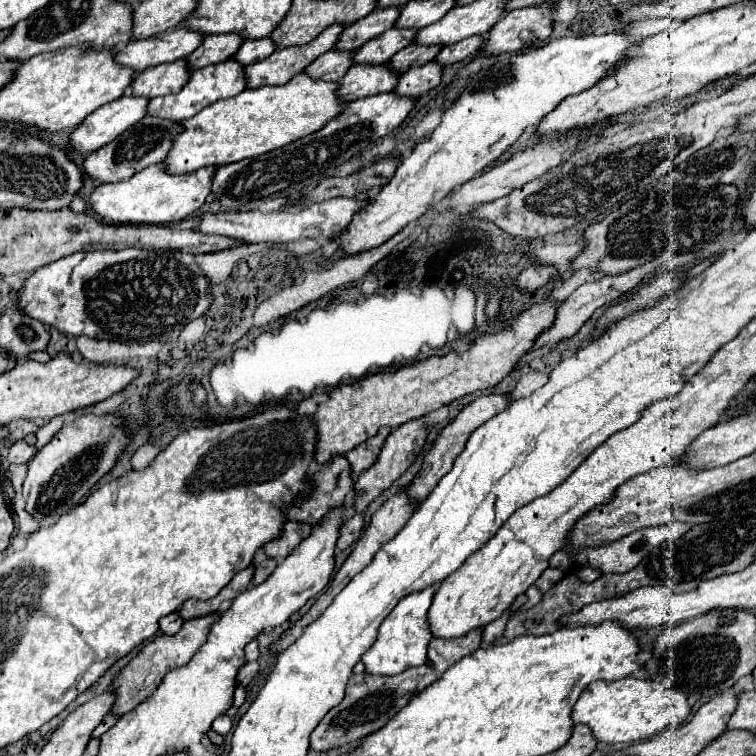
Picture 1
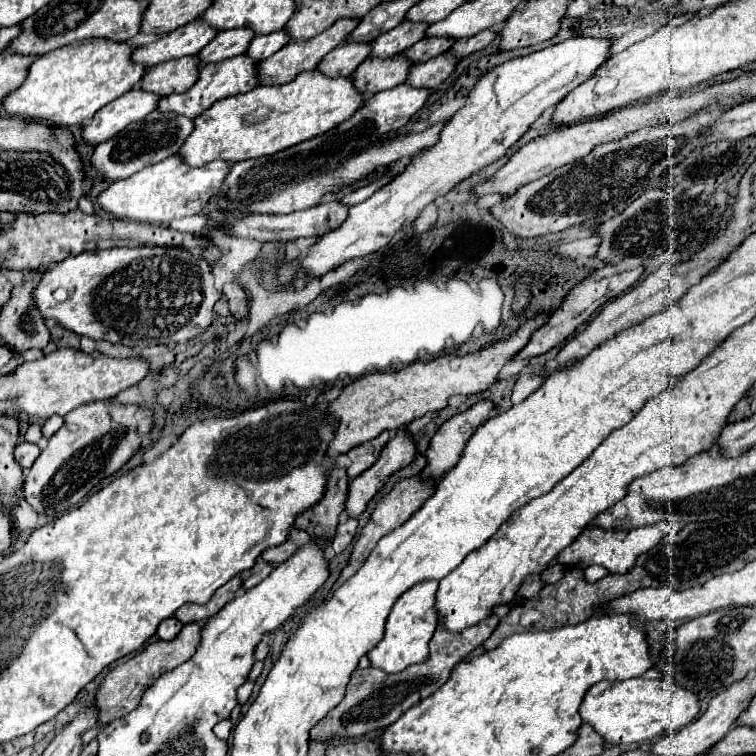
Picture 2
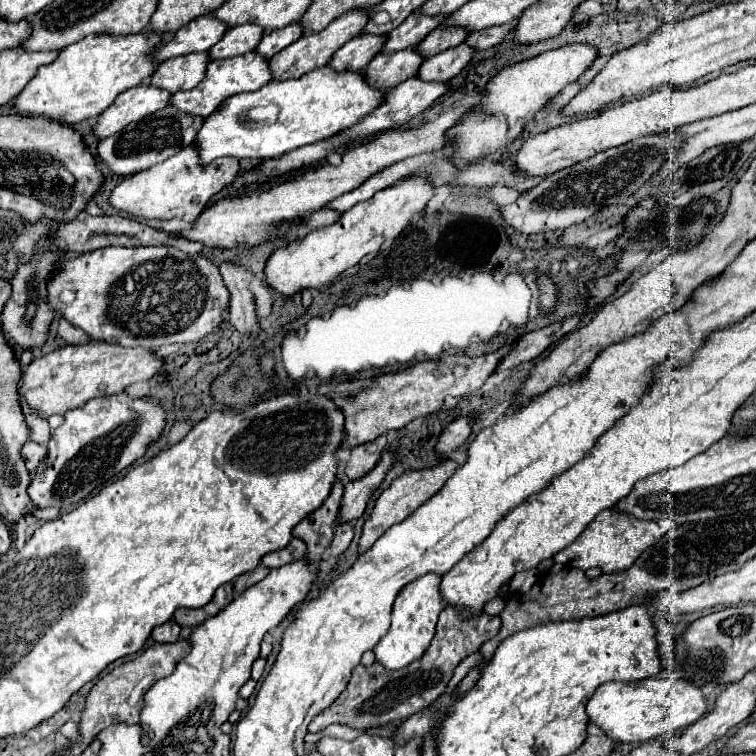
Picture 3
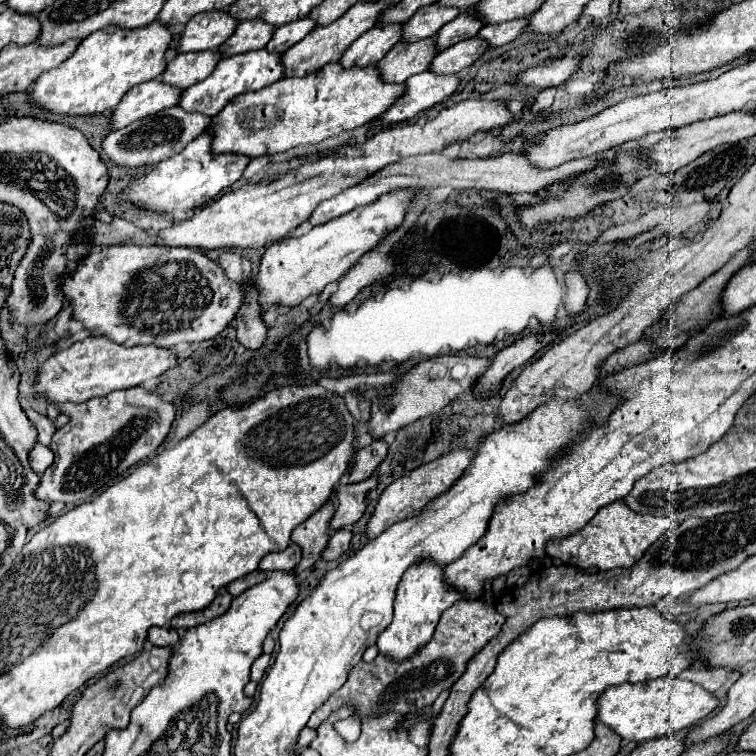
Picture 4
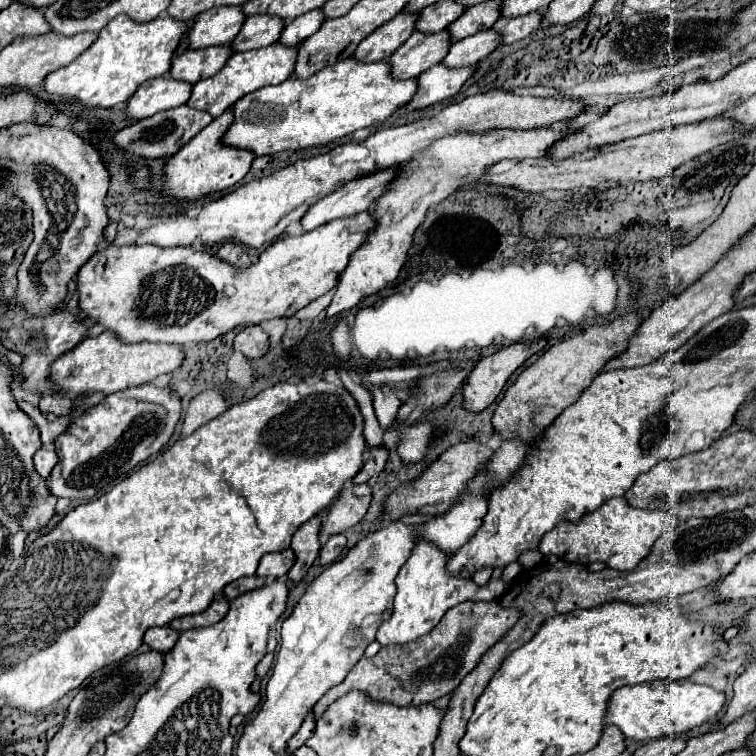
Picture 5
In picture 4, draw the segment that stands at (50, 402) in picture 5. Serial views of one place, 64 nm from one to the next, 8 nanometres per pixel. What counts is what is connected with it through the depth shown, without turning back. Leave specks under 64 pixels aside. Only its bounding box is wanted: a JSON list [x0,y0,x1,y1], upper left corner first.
[34,388,176,506]

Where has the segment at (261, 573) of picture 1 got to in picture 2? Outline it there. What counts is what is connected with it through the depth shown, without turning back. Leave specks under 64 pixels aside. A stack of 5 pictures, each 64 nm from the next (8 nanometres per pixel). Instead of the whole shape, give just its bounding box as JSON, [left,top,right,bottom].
[242,556,274,590]

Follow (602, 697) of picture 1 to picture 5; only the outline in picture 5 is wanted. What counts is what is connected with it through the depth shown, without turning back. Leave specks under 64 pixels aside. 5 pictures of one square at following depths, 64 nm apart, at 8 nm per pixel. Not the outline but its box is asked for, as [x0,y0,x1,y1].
[606,680,726,740]

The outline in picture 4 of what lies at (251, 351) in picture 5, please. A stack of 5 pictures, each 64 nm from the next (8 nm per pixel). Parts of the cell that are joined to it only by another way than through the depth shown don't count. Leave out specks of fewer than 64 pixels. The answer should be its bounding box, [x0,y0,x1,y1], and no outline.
[234,288,266,350]

